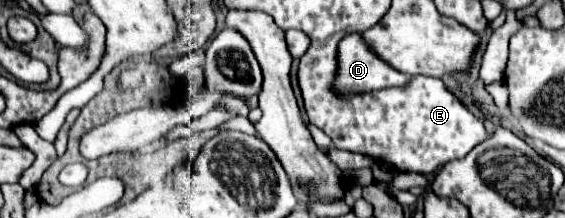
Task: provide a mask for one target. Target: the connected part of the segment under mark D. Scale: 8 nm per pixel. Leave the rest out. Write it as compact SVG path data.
M350 33L342 43L338 43L338 71L334 75L334 93L340 97L352 95L352 93L366 93L366 91L378 91L388 87L404 87L410 81L410 77L402 75L400 71L386 65L382 59L378 59L362 41L360 33Z

